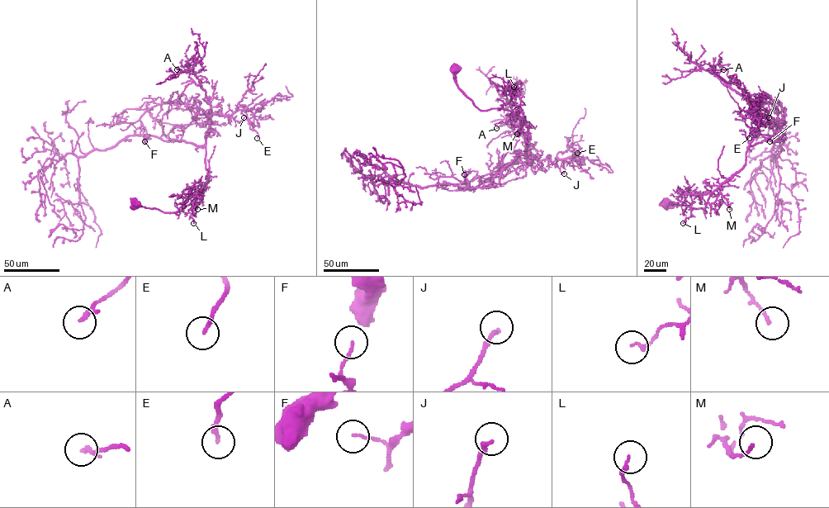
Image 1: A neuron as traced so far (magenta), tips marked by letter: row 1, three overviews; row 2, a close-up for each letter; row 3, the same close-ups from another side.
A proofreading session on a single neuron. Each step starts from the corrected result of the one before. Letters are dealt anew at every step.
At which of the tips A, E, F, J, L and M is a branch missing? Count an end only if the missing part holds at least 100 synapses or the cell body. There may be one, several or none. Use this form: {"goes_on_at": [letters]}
{"goes_on_at": []}

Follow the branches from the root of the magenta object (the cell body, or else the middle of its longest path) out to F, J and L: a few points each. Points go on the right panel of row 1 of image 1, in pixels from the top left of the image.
F: (665, 203), (706, 212), (708, 197), (745, 163), (749, 146), (783, 140), (779, 126), (769, 141)
J: (665, 203), (706, 212), (708, 197), (745, 163), (757, 127), (755, 115), (764, 121), (769, 117)
L: (665, 203), (703, 208), (706, 212), (706, 203), (712, 192), (691, 196), (691, 216), (683, 223)

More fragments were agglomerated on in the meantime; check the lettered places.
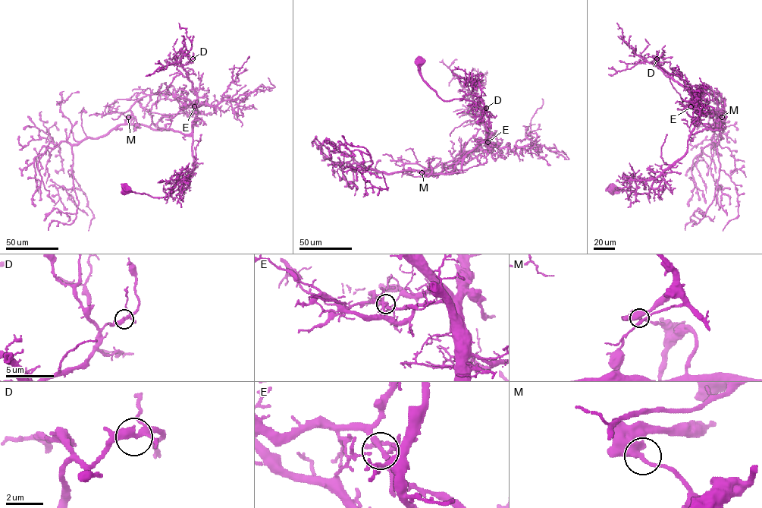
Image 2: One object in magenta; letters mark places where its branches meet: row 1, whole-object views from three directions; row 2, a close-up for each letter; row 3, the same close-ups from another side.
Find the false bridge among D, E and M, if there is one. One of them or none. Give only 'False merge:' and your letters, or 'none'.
False merge: E

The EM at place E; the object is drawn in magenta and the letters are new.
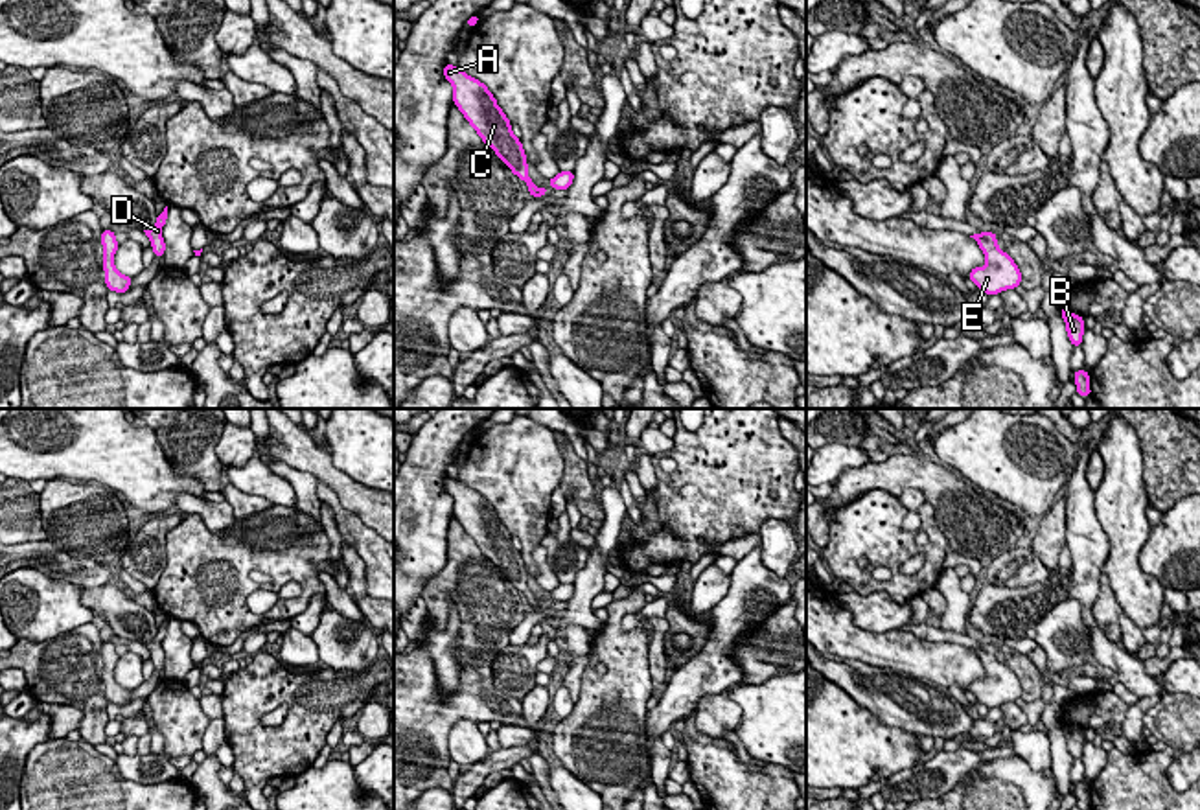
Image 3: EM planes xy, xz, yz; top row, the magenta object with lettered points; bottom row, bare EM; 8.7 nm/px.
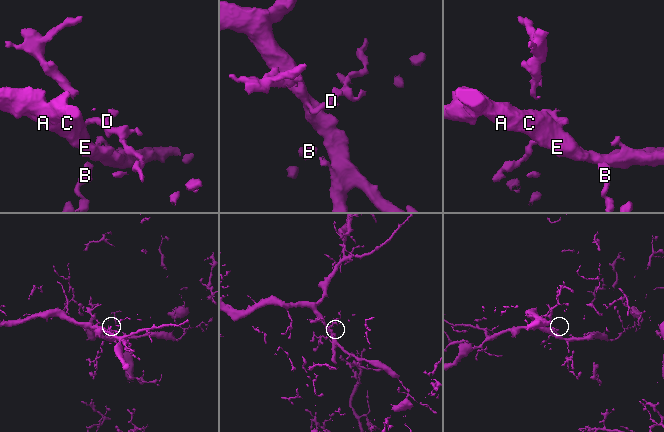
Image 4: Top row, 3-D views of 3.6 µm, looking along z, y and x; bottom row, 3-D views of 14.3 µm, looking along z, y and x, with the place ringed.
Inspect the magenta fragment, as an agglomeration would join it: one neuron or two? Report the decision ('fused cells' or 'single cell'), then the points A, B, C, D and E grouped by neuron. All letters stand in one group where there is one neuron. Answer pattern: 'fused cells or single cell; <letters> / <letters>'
fused cells; A C E / B D

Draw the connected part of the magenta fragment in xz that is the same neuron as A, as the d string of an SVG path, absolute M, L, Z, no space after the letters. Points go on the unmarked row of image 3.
M449 475L444 479L444 490L453 497L453 515L482 554L491 560L515 589L528 595L523 556L513 547L510 532L488 499Z

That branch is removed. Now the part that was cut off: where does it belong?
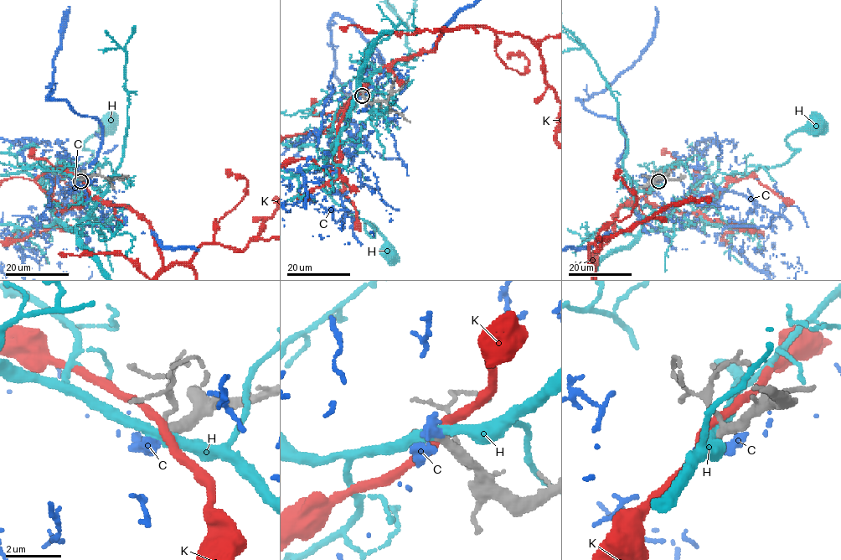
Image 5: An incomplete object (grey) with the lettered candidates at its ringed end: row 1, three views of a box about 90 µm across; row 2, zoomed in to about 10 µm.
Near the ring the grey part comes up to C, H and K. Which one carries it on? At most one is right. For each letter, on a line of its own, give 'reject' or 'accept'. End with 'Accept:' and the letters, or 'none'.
C: accept
H: reject
K: reject
Accept: C

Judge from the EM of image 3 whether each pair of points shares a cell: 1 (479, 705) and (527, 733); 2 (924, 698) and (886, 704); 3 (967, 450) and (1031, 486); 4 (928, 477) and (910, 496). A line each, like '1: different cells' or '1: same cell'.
1: different cells
2: same cell
3: same cell
4: different cells

